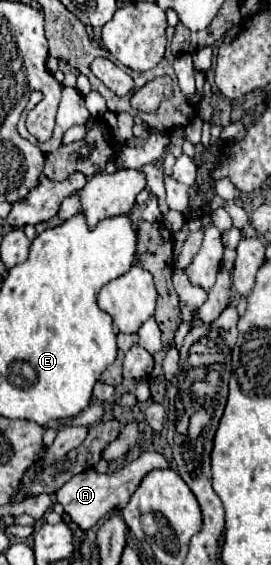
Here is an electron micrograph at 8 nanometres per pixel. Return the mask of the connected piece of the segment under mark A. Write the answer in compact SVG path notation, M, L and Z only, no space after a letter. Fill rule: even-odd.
M150 451L150 453L142 453L138 459L128 463L124 469L120 469L116 473L110 473L110 475L100 475L94 469L90 469L90 471L84 471L80 475L74 475L68 483L64 483L60 487L60 491L56 493L56 501L64 507L64 511L72 517L72 521L82 531L88 531L114 507L122 509L128 503L128 499L132 497L132 493L136 491L136 487L142 483L144 475L148 475L148 471L154 471L154 469L160 469L160 467L170 469L170 461L162 453Z

